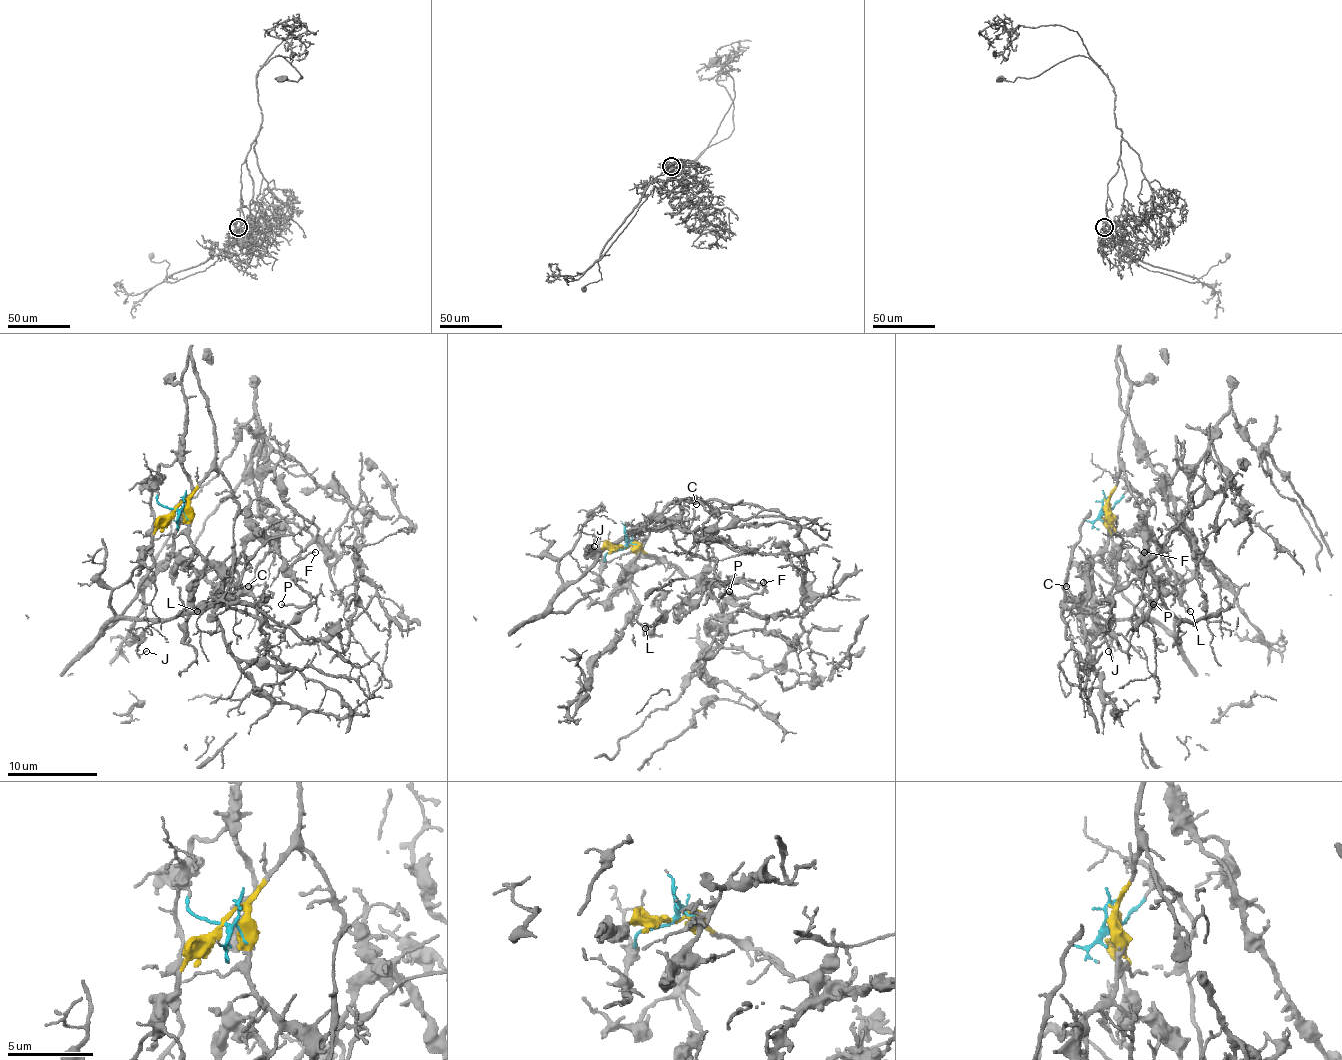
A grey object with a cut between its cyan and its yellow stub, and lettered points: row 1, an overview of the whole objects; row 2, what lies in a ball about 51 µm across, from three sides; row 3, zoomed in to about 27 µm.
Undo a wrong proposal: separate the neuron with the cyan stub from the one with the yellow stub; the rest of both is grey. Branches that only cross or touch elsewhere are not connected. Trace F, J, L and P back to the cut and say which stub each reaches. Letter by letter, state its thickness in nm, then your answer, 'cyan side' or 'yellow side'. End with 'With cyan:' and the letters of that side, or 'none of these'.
F: 130 nm thick; yellow side
J: 70 nm thick; cyan side
L: 160 nm thick; yellow side
P: 120 nm thick; yellow side
With cyan: J

